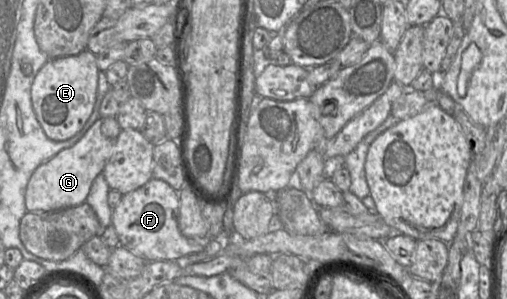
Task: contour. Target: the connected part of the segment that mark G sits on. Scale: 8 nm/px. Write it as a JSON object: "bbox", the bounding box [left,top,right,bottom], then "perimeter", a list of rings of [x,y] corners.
{"bbox":[25,117,121,212],"perimeter":[[[99,117],[74,146],[60,151],[42,163],[31,176],[25,193],[28,212],[52,212],[75,207],[86,202],[95,178],[103,173],[121,132],[116,117]]]}

